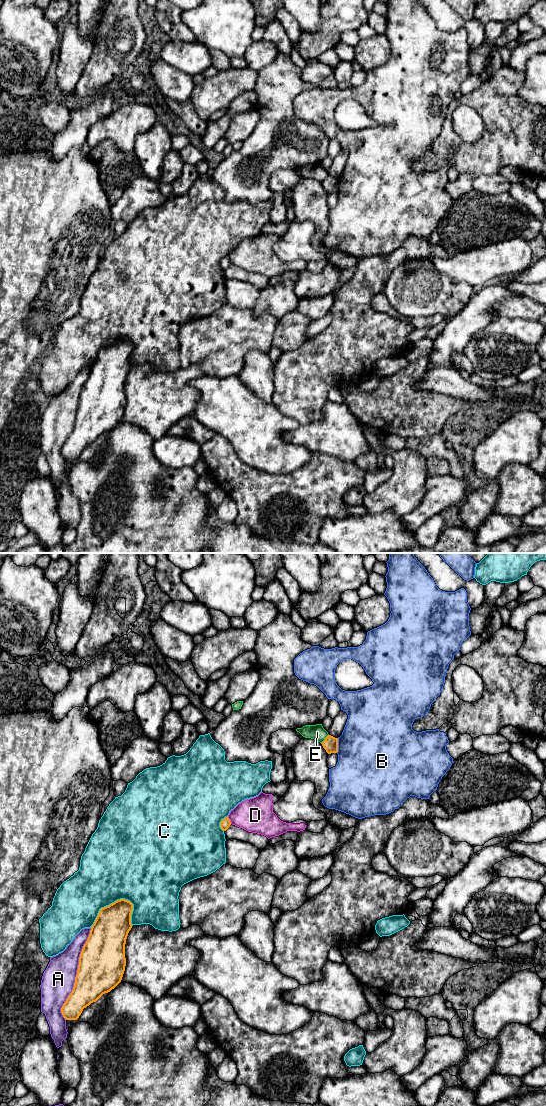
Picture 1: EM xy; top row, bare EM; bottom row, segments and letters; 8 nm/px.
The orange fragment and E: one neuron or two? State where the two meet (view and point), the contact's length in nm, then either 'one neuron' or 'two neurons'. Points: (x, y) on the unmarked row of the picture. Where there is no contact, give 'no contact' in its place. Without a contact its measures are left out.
meets orange in xy at (325, 179); contact 100 nm long; two neurons

